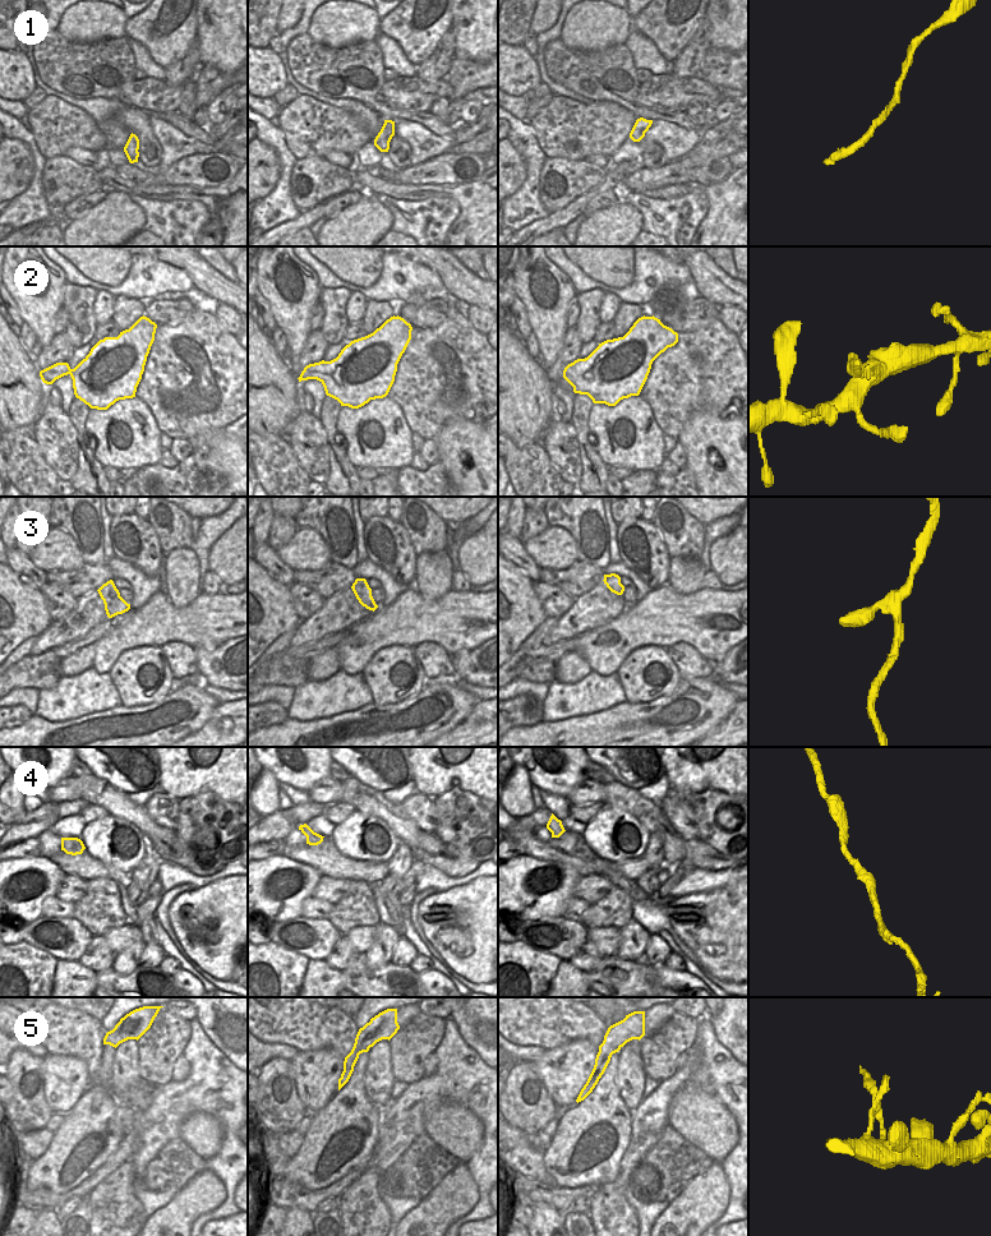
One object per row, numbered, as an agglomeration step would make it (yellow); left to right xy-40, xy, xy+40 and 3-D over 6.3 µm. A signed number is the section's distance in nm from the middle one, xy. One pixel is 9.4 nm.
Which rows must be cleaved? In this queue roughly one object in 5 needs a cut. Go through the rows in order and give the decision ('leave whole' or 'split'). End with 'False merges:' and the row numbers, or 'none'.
1: leave whole
2: leave whole
3: leave whole
4: leave whole
5: split
False merges: 5

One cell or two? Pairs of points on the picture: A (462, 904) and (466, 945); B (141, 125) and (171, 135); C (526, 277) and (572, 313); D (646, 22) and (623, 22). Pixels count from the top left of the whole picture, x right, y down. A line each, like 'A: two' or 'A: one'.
A: one
B: two
C: two
D: two

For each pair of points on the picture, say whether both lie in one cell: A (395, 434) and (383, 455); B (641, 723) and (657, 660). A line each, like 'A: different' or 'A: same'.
A: same
B: different

